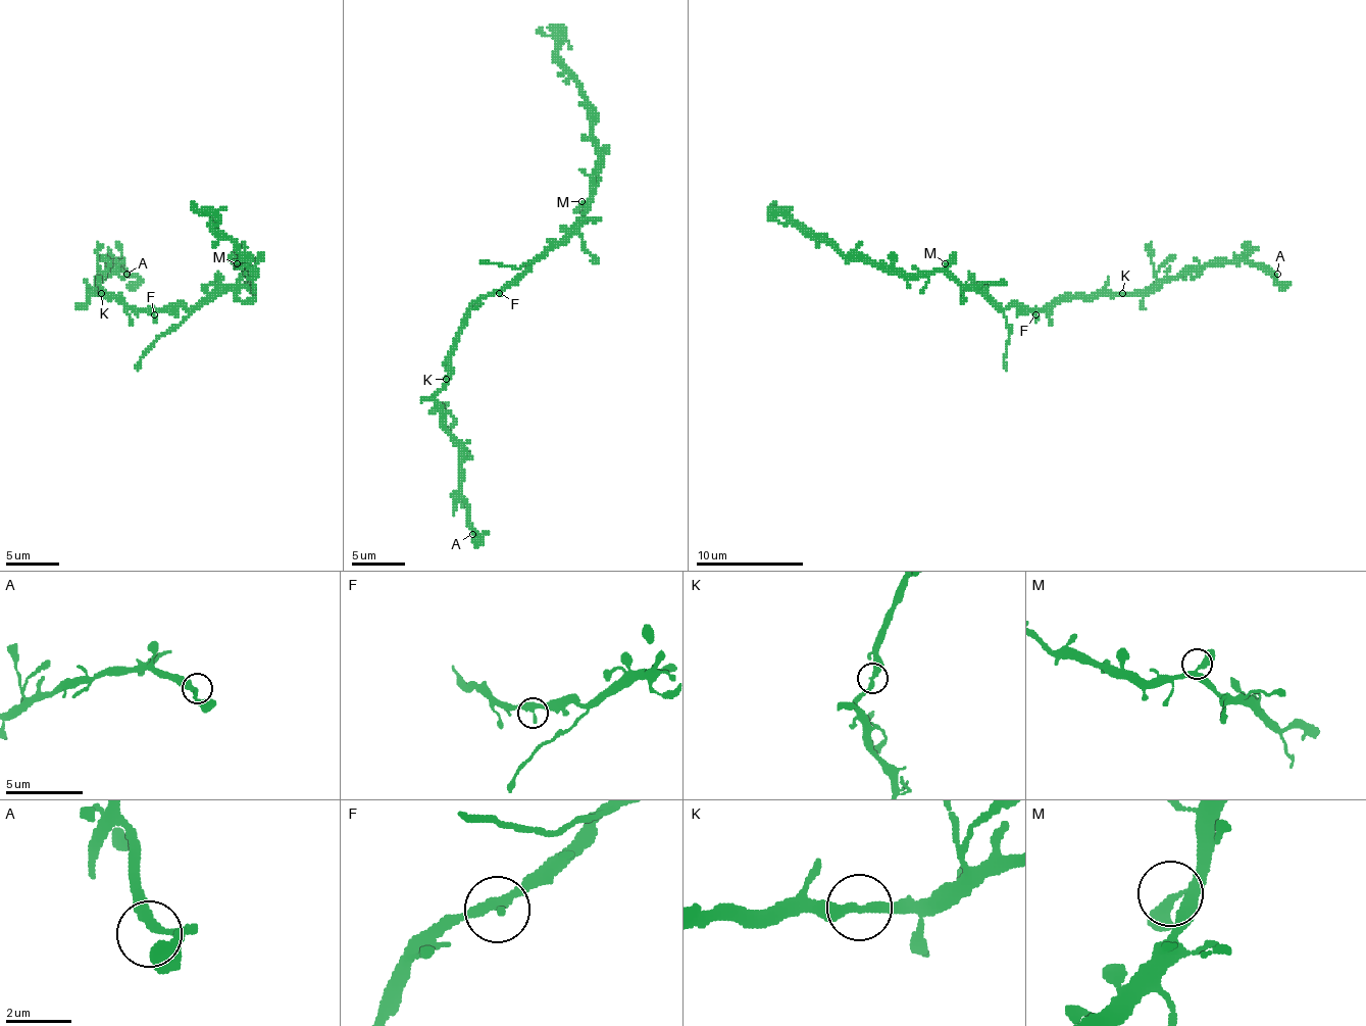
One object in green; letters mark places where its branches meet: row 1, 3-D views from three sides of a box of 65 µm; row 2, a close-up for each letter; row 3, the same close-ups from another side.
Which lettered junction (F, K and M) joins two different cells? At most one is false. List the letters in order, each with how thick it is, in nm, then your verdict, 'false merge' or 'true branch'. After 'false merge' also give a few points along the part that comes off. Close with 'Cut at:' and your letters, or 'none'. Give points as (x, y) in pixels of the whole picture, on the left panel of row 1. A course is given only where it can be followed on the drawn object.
F: 360 nm thick; true branch
K: 320 nm thick; true branch
M: 320 nm thick; true branch
Cut at: none

